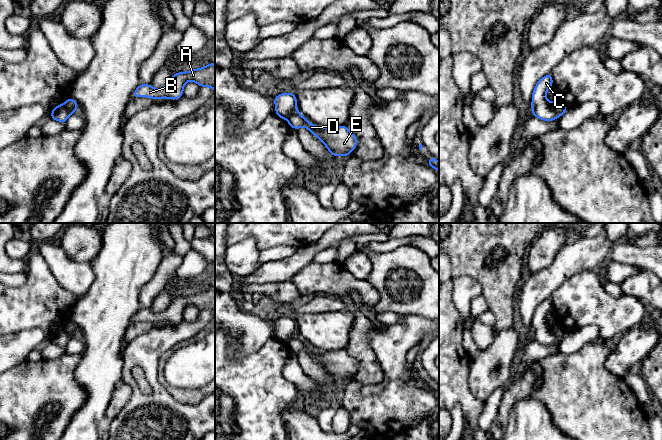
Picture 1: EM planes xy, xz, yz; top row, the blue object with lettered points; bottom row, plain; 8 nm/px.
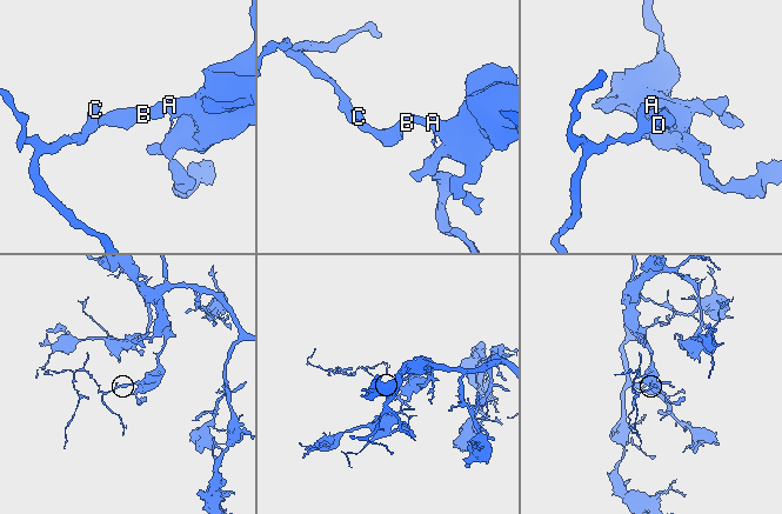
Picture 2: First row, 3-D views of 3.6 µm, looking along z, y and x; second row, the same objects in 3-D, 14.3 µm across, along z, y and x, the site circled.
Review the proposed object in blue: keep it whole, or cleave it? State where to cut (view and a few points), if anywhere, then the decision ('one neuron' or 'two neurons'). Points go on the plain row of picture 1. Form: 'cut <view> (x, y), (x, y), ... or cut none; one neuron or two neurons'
cut yz (551, 328), (559, 340); two neurons

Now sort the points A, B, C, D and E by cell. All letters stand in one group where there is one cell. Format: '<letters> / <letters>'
A B D E / C

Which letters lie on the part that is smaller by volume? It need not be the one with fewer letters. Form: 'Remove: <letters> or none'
Remove: C

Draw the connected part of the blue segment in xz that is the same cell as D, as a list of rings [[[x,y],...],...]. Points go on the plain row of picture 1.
[[[298,335],[288,342],[288,347],[290,351],[297,355],[305,349],[309,356],[313,357],[324,367],[331,380],[348,381],[356,372],[358,366],[357,361],[348,354],[346,349],[319,351],[311,348]]]

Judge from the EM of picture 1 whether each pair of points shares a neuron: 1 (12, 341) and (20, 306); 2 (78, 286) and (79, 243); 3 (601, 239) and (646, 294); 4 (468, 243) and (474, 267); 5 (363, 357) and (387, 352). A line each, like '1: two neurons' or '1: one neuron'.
1: two neurons
2: two neurons
3: two neurons
4: one neuron
5: two neurons

